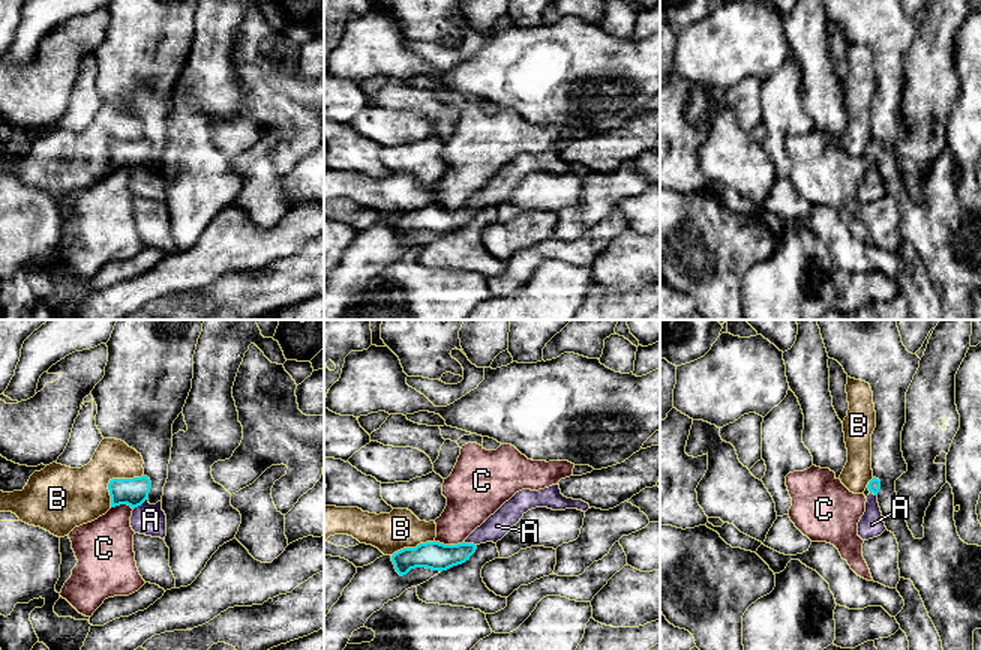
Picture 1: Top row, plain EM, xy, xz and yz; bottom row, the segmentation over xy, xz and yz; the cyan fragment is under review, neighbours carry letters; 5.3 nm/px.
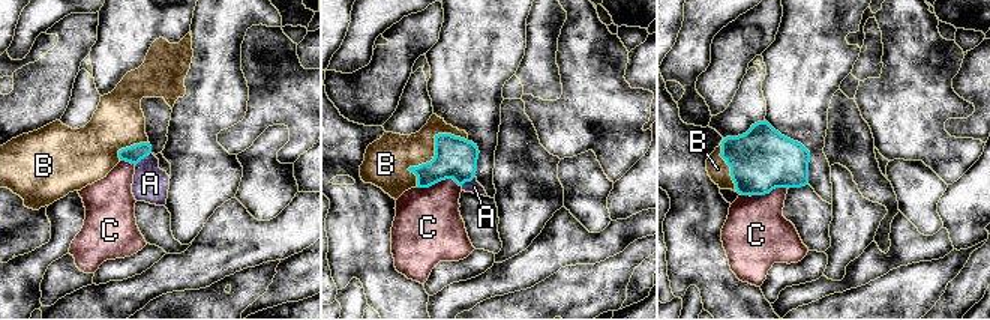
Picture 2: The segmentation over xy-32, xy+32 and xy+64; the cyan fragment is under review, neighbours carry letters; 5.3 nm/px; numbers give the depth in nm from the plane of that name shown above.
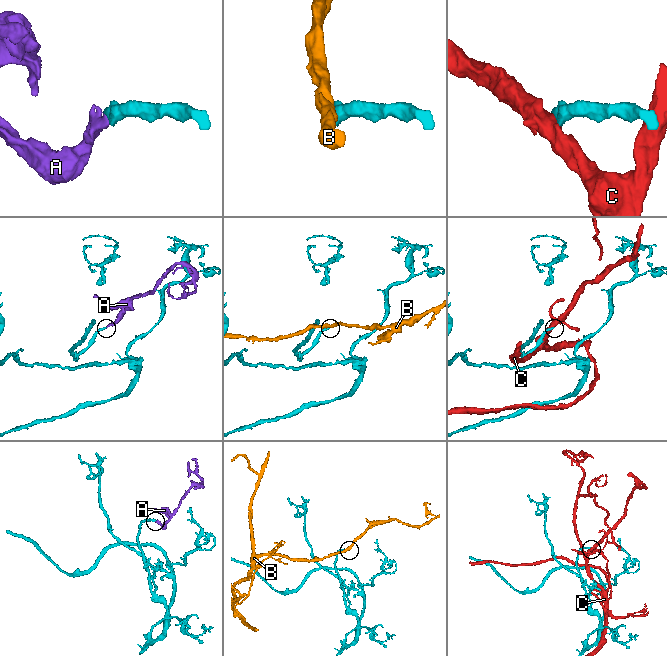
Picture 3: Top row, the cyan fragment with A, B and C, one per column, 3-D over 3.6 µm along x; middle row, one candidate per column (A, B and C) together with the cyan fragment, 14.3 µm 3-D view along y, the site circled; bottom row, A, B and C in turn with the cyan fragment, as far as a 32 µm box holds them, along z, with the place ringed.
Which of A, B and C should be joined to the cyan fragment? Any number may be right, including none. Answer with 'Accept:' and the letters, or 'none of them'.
Accept: A

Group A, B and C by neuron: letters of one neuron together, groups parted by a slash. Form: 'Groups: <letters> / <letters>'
Groups: A / B / C

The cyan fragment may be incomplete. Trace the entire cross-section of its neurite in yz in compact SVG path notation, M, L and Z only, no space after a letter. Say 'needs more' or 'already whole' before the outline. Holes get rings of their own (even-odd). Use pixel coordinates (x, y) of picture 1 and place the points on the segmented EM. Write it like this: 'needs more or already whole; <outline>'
needs more; M873 477L867 485L870 494L866 497L866 512L858 522L858 536L862 540L868 540L880 536L886 527L878 503L878 492L880 489L880 480Z

